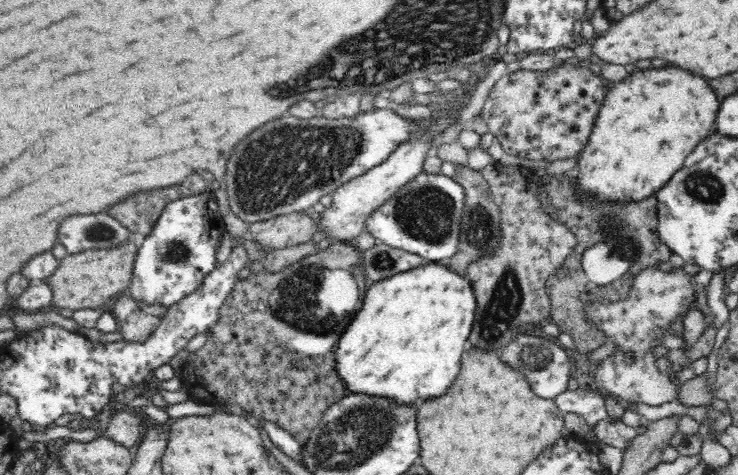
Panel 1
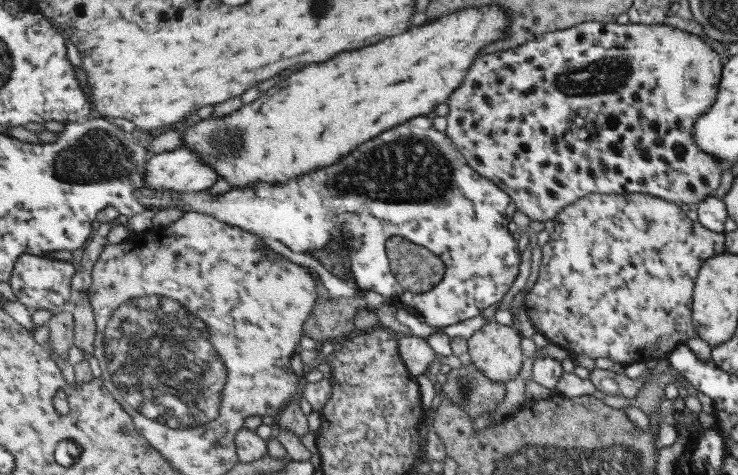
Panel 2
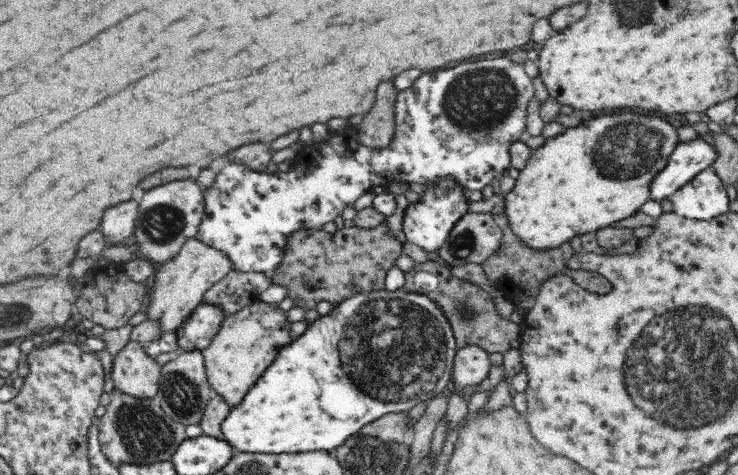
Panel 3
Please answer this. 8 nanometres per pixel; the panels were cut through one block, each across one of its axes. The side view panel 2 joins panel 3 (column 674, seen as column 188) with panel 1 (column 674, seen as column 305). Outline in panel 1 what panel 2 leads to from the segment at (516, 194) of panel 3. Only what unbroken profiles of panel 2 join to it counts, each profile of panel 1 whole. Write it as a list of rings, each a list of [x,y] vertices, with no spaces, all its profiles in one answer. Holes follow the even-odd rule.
[[[660,68],[660,70],[644,70],[644,72],[630,74],[628,78],[624,78],[622,82],[614,84],[614,86],[608,90],[608,94],[606,94],[606,98],[604,98],[604,104],[602,104],[602,110],[600,110],[600,114],[598,114],[598,118],[596,118],[596,124],[594,124],[594,128],[592,128],[592,134],[590,134],[590,138],[588,138],[588,144],[586,144],[584,150],[580,150],[580,154],[578,154],[578,166],[576,166],[578,172],[576,172],[574,180],[572,180],[572,194],[574,194],[574,198],[580,200],[580,202],[588,202],[588,204],[592,204],[592,202],[596,202],[596,204],[598,204],[598,202],[636,202],[636,200],[644,202],[644,200],[652,198],[652,194],[658,192],[658,190],[674,176],[674,172],[678,172],[678,170],[684,166],[684,158],[686,158],[706,136],[710,136],[710,134],[716,132],[716,130],[714,130],[716,114],[718,114],[718,98],[716,98],[716,94],[712,92],[712,88],[708,86],[708,82],[706,82],[704,78],[694,76],[694,74],[688,72],[688,70],[680,70],[680,68]]]

